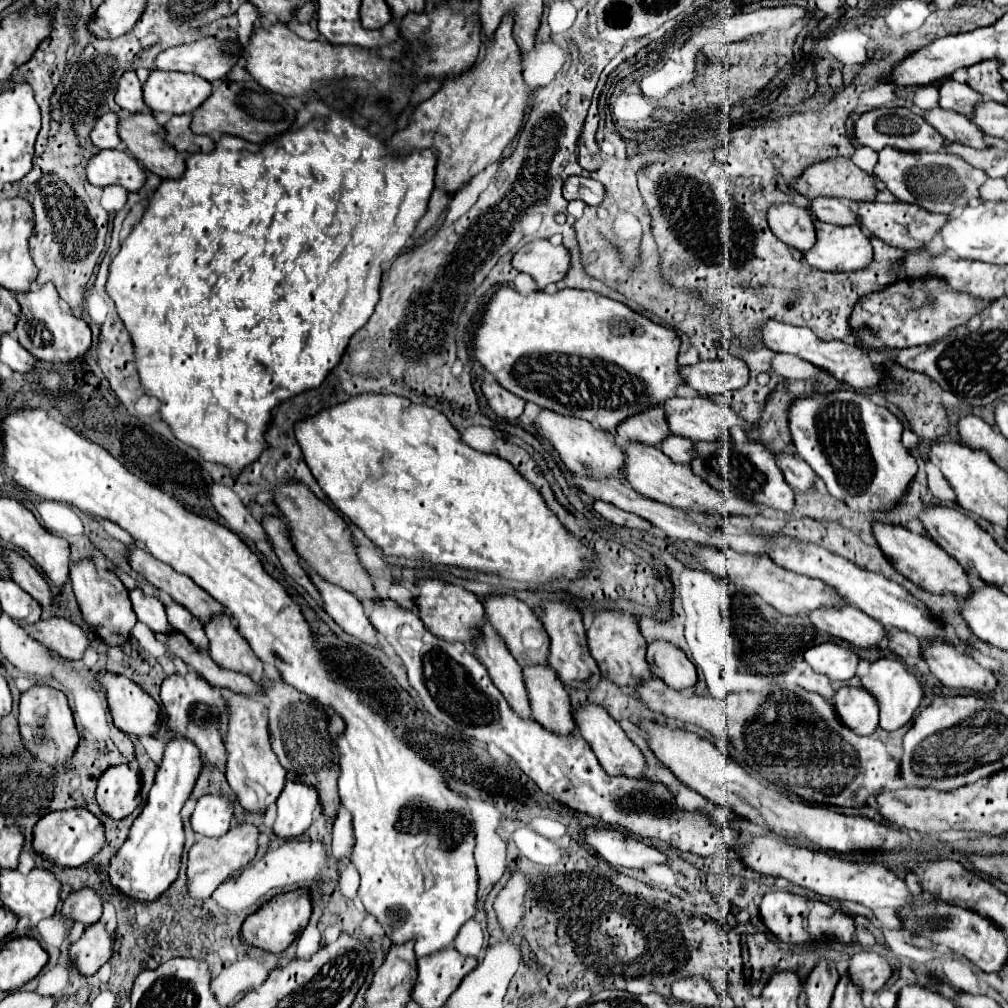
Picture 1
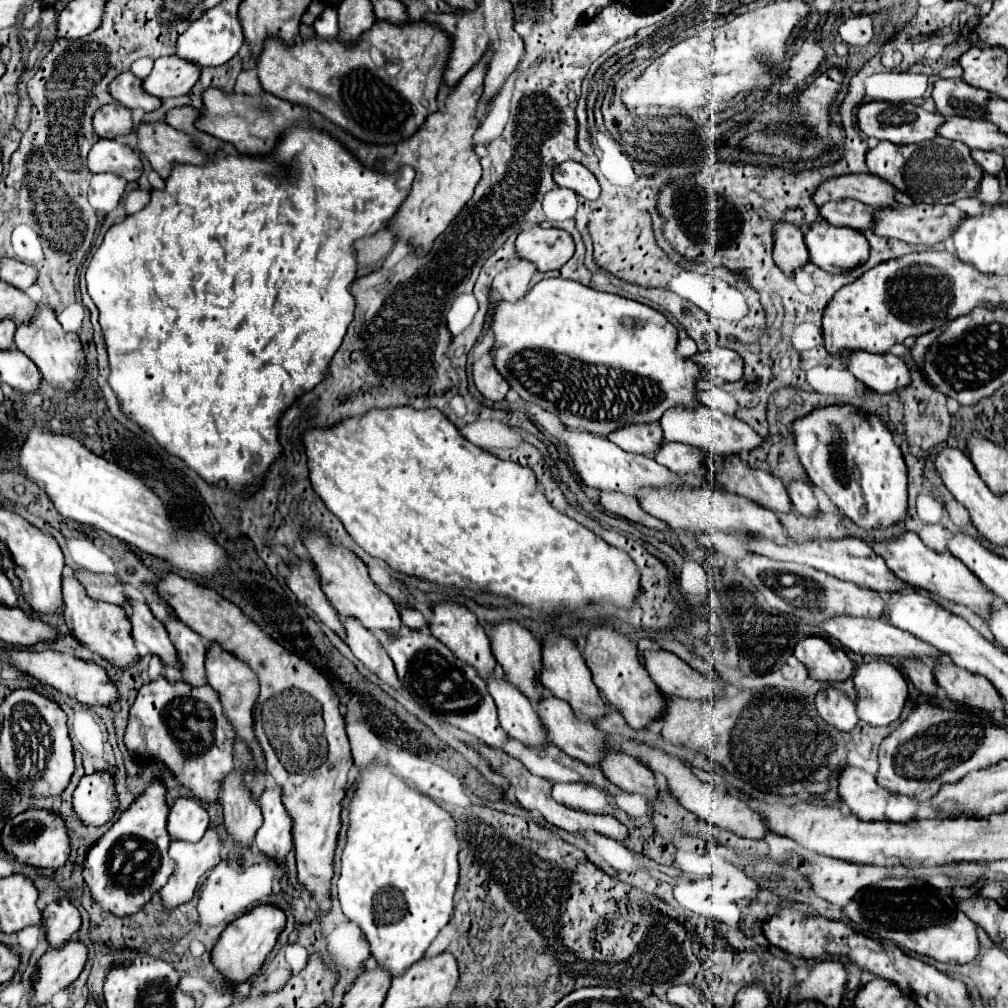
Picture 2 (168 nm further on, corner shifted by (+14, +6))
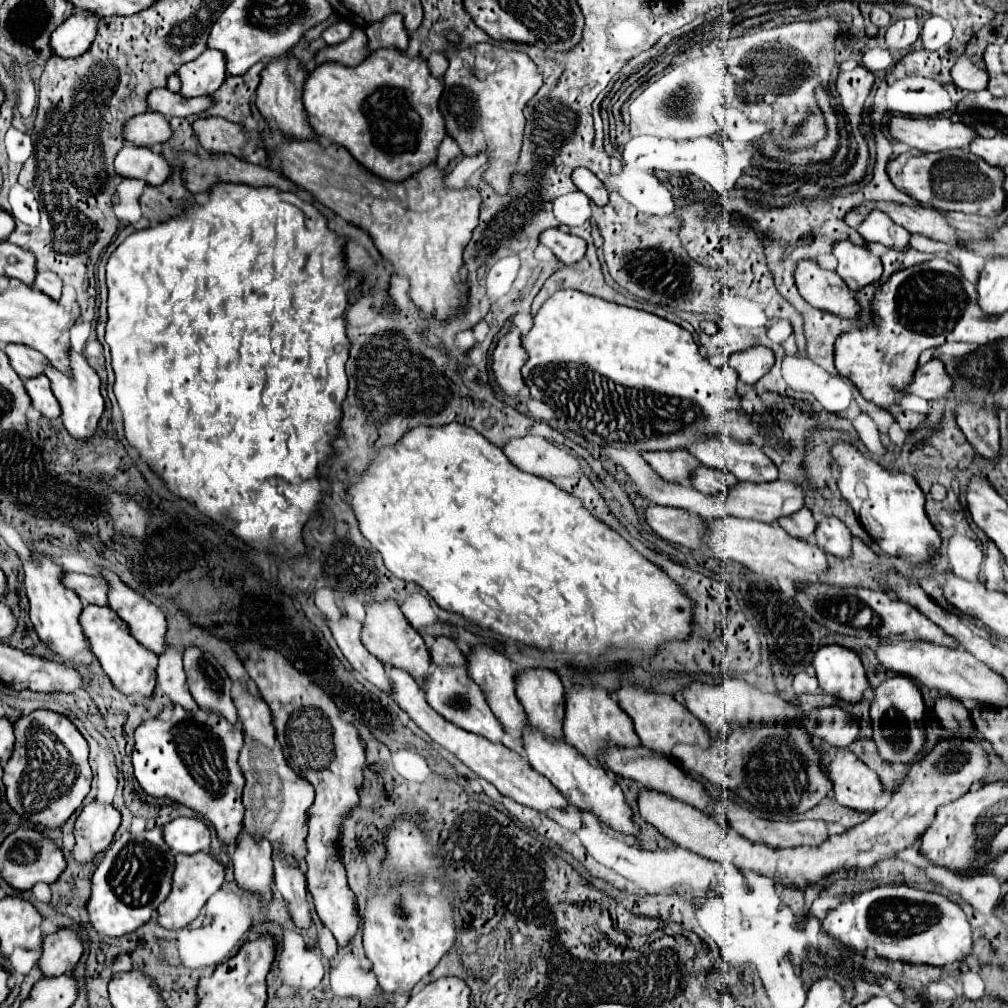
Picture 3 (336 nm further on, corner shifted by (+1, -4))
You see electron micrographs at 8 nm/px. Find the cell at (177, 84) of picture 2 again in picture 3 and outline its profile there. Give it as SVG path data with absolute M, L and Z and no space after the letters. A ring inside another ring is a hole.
M205 49L197 59L181 65L179 77L183 83L183 97L213 95L227 77L223 53L215 49Z

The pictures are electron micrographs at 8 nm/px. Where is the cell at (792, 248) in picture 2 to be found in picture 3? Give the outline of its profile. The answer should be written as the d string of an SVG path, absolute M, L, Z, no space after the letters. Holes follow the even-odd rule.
M801 261L795 271L795 283L801 297L817 309L835 313L843 319L857 319L861 307L849 287L837 273L819 267L813 261Z

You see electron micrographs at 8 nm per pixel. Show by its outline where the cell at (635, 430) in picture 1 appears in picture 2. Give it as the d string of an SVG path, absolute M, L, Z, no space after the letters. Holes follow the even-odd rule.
M656 421L646 425L626 425L626 429L616 429L614 433L610 433L608 439L618 447L622 447L624 451L642 455L656 451L658 445L664 441L662 429Z

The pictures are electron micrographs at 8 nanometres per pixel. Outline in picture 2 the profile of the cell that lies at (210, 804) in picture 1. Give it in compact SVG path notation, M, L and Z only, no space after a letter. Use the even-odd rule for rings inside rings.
M194 797L176 799L168 815L168 833L172 840L198 841L210 825L210 815Z

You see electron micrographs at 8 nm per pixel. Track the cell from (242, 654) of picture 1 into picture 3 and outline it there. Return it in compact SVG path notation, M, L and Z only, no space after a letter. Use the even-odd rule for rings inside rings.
M245 689L239 697L235 697L235 705L245 735L245 743L239 755L239 769L245 777L243 829L253 839L267 839L271 845L279 843L281 855L291 855L305 869L303 859L307 855L307 811L313 803L313 787L307 781L299 779L299 775L295 775L295 771L287 765L281 743L275 737L273 715L267 703L255 701L255 697Z

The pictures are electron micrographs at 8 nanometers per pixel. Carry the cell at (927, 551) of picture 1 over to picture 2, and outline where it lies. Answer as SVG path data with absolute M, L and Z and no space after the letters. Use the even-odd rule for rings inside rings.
M908 531L908 533L902 533L900 537L896 537L896 539L878 541L878 543L872 545L872 549L886 561L888 569L898 579L906 581L908 585L912 585L916 589L926 589L930 593L938 593L938 595L942 595L950 601L962 603L962 605L976 609L980 613L986 613L990 609L992 595L982 587L980 579L962 561L958 561L950 551L940 553L940 551L926 547L916 533Z

